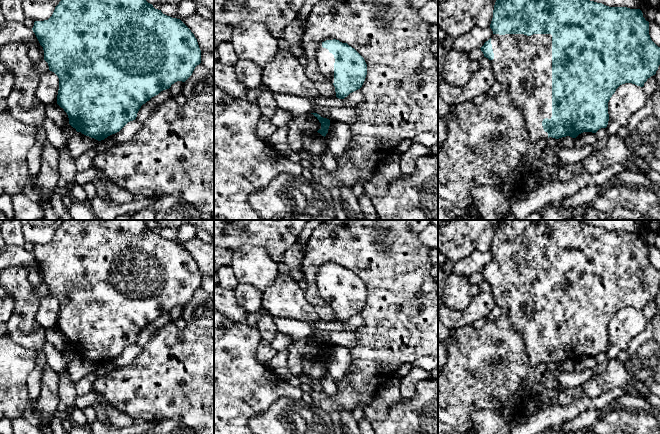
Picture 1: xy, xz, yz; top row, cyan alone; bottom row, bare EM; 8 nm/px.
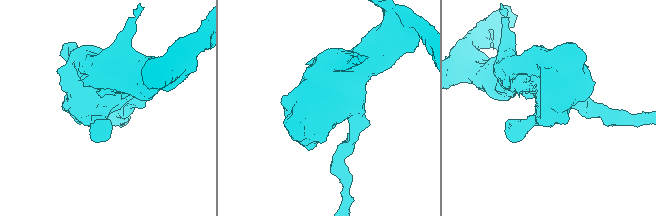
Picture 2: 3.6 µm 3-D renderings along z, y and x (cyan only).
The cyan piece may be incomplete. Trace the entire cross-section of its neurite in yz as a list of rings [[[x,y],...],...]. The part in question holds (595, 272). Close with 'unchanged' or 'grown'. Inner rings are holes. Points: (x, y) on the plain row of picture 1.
[[[499,220],[494,229],[490,252],[493,255],[493,260],[480,273],[484,281],[491,285],[491,293],[496,305],[501,308],[502,314],[509,318],[512,327],[522,335],[524,352],[529,363],[534,367],[549,361],[555,363],[566,360],[576,362],[583,356],[596,357],[599,353],[606,352],[609,345],[608,326],[616,313],[625,307],[643,311],[647,303],[656,298],[660,289],[660,271],[651,264],[649,246],[645,244],[640,233],[609,231],[590,225],[583,220]]]; grown

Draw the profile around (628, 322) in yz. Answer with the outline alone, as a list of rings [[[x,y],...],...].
[[[632,307],[620,309],[608,326],[608,338],[611,344],[626,351],[629,343],[647,326],[642,311]]]

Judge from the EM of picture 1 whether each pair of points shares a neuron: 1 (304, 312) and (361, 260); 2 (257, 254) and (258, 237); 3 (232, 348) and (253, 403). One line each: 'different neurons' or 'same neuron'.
1: different neurons
2: different neurons
3: same neuron

